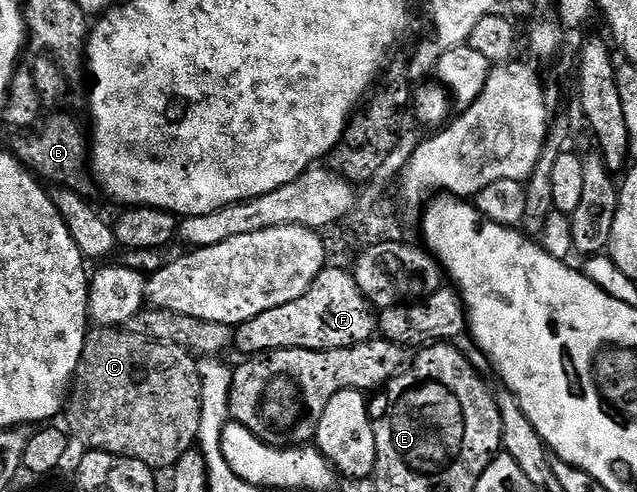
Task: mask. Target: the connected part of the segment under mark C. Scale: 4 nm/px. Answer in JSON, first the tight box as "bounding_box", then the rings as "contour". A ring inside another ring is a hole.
{"bounding_box":[63,328,201,472],"contour":[[[93,328],[85,336],[85,347],[83,356],[77,365],[77,376],[73,379],[71,393],[67,399],[67,409],[63,418],[69,421],[67,430],[74,439],[77,438],[89,450],[102,450],[108,454],[118,454],[124,458],[134,458],[143,464],[153,467],[154,471],[161,472],[161,469],[172,468],[181,457],[190,453],[197,442],[197,433],[200,426],[201,410],[201,379],[196,371],[197,358],[190,354],[184,346],[156,342],[143,334],[134,334],[125,328]]]}

